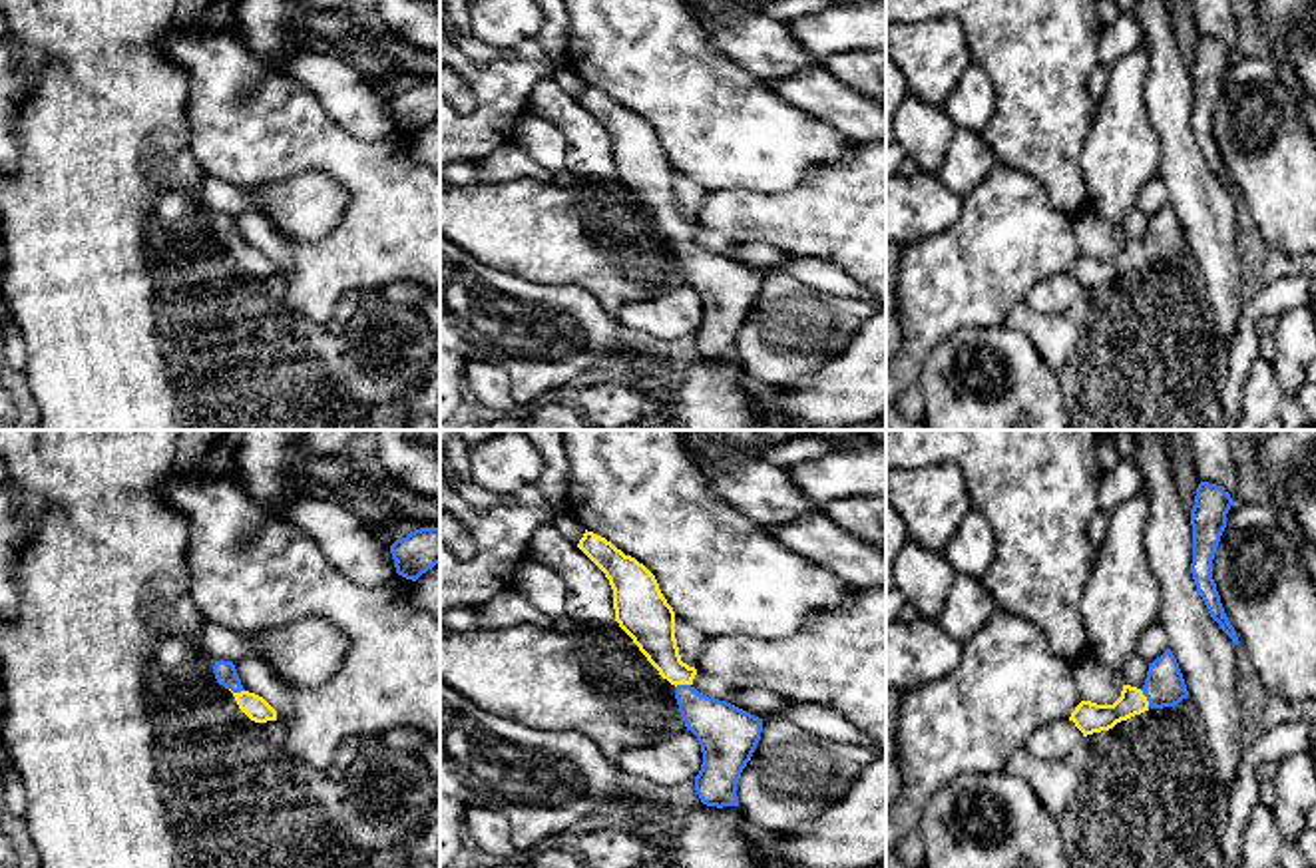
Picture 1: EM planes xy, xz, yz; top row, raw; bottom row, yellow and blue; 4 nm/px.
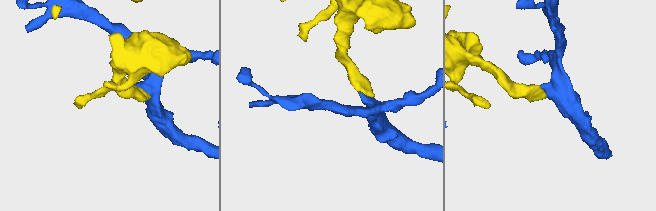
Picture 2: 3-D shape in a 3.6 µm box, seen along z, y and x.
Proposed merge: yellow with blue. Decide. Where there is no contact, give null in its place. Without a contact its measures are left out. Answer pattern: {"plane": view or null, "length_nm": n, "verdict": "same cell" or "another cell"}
{"plane": "yz", "length_nm": 80, "verdict": "same cell"}

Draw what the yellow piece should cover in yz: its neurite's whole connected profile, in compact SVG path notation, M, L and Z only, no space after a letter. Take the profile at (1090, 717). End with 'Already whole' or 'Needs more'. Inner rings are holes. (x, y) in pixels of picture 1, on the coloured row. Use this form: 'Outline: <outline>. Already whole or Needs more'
Outline: M1171 649L1149 663L1147 679L1141 689L1123 685L1121 697L1113 705L1081 701L1069 721L1083 737L1109 731L1117 723L1141 715L1149 709L1175 707L1189 697L1183 673Z. Needs more

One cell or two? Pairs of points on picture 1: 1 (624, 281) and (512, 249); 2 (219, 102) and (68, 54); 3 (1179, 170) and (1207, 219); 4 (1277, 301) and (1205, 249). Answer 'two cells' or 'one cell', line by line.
1: one cell
2: two cells
3: one cell
4: two cells

